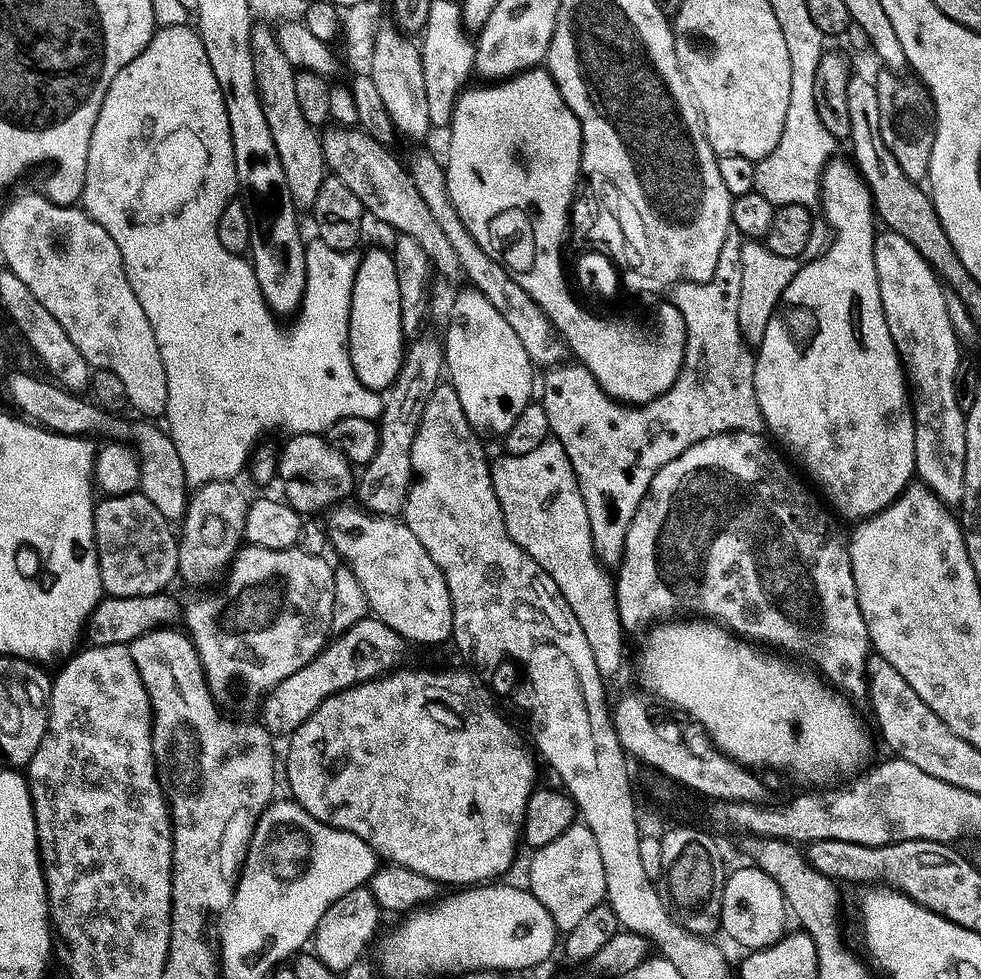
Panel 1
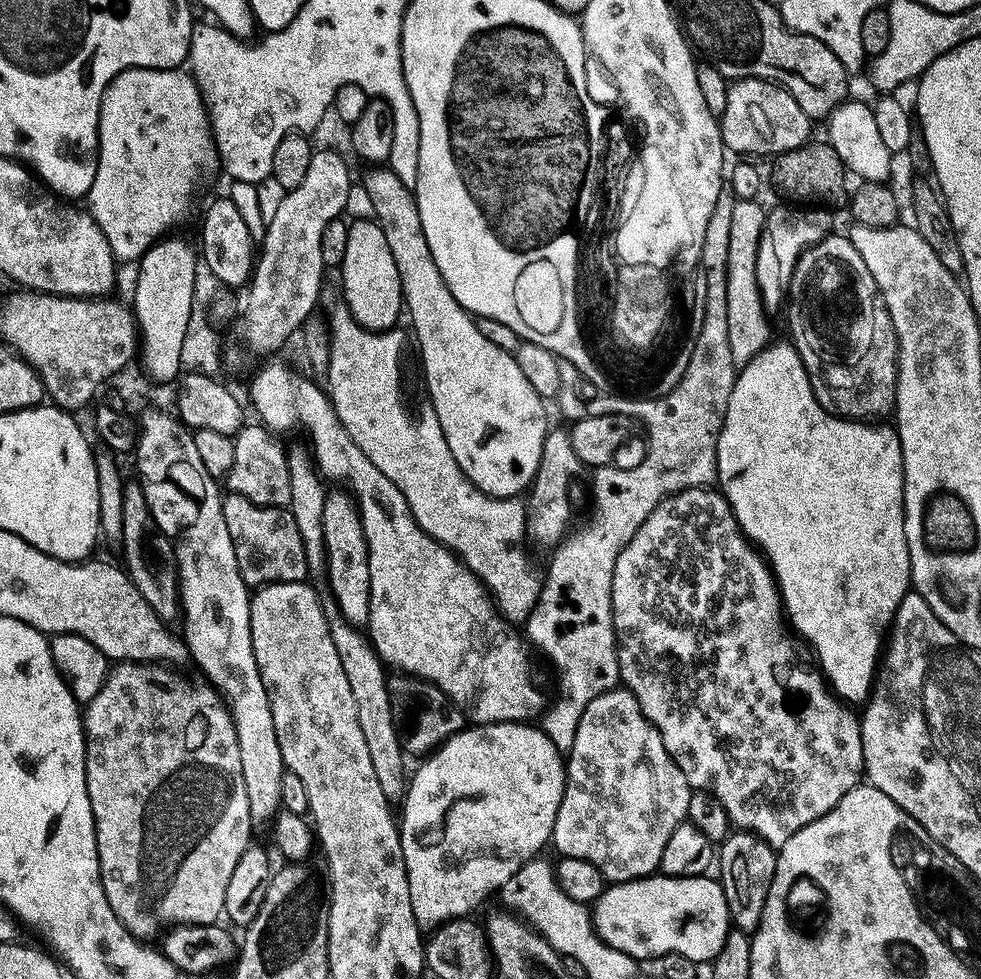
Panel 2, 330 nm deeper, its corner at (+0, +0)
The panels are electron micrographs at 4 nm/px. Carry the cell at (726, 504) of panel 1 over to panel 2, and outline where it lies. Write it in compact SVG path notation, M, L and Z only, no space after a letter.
M707 487L678 492L668 500L662 501L654 510L654 514L646 518L638 534L634 534L630 546L622 550L618 558L618 566L614 566L612 617L616 627L616 649L620 659L620 678L623 687L632 692L634 698L638 698L638 706L642 714L658 730L658 734L662 734L662 742L666 742L666 750L678 766L678 770L686 774L686 782L692 789L708 792L714 798L718 798L718 802L722 802L726 810L733 829L752 832L758 838L765 840L771 848L779 850L786 846L786 842L790 842L790 838L794 838L794 834L798 834L798 830L830 814L830 810L834 810L834 806L838 806L838 802L842 802L846 794L861 787L866 776L864 739L860 733L861 717L857 713L856 716L852 713L855 711L832 691L827 679L824 679L821 684L812 684L812 688L806 694L806 710L804 714L800 714L798 724L794 724L794 672L796 670L790 670L790 646L786 646L786 642L778 642L782 646L776 650L774 660L768 660L764 664L766 670L764 692L746 692L746 678L744 678L746 666L740 666L740 658L742 658L742 644L750 640L750 624L786 624L786 613L772 569L740 529L732 507L719 491Z

